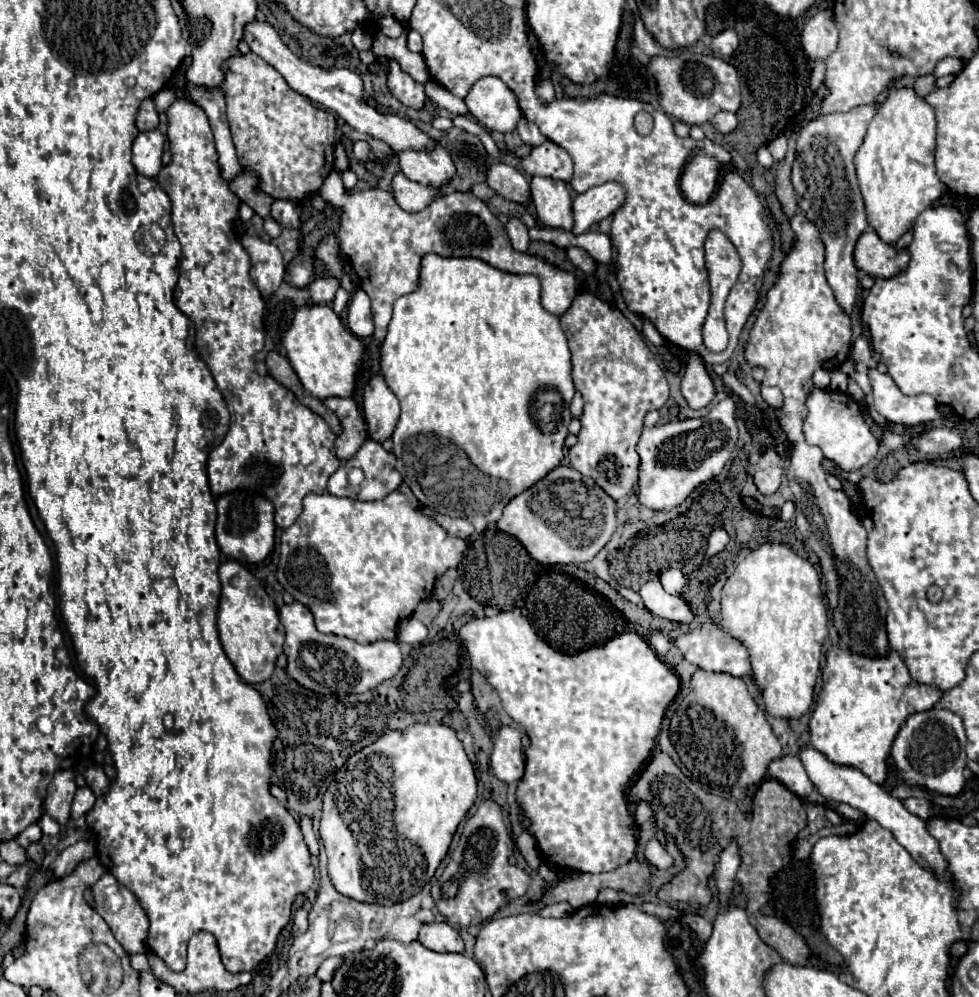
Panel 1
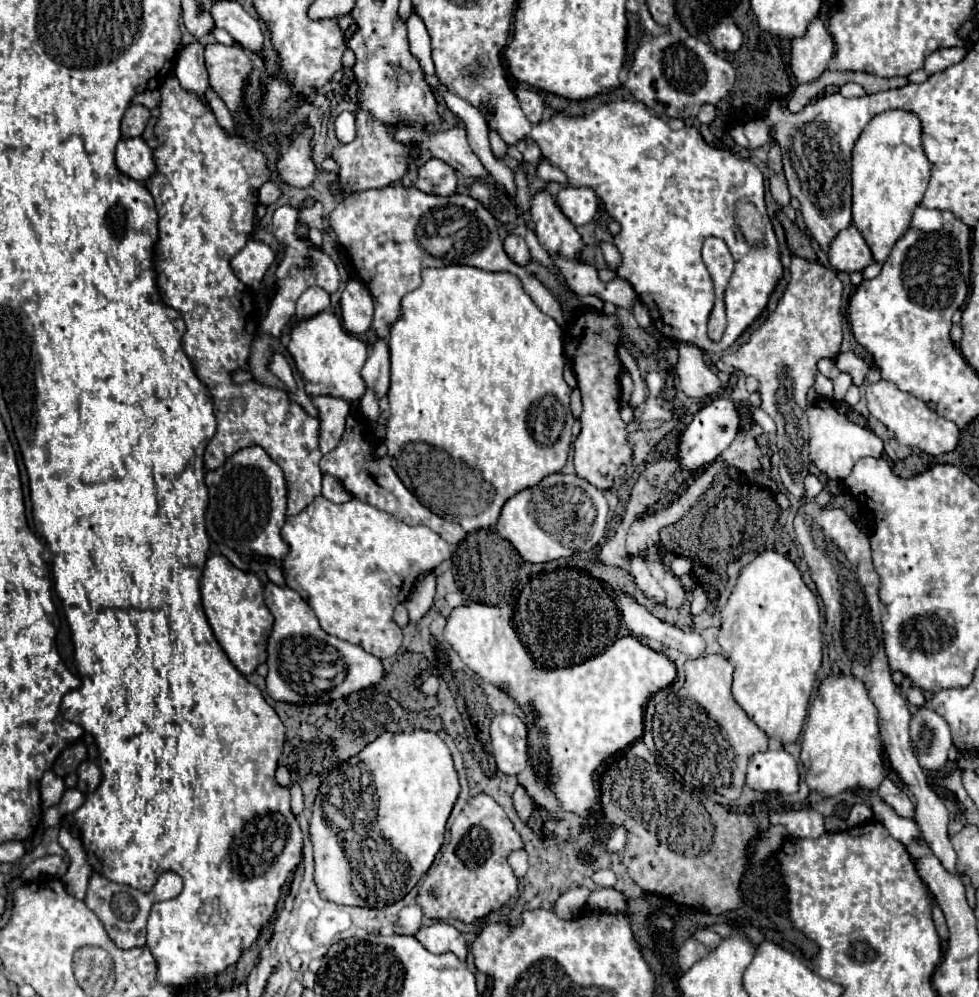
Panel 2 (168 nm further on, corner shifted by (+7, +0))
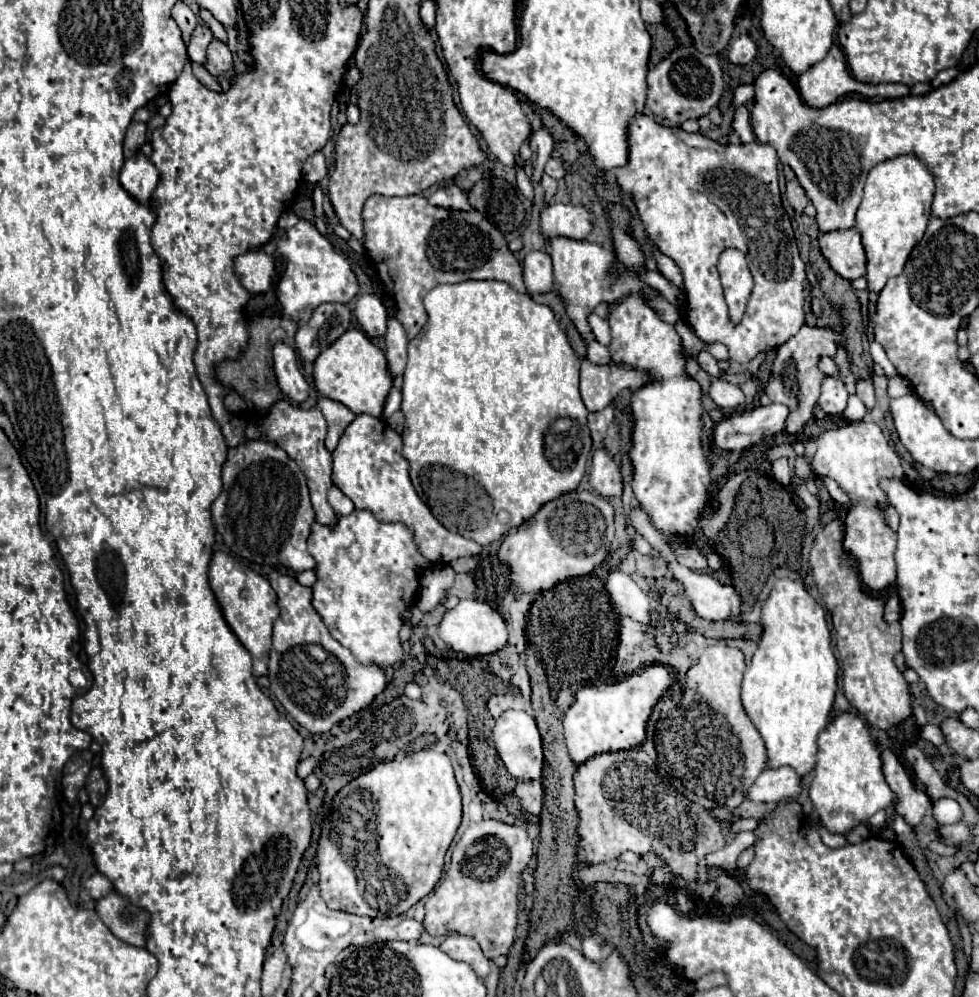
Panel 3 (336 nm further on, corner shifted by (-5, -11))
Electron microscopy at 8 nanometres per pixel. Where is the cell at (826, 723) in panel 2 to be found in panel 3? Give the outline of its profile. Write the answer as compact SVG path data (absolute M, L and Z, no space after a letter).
M837 715L833 723L829 723L827 729L819 733L817 745L817 765L813 783L809 787L809 797L819 823L829 833L845 835L893 801L893 791L883 777L881 753L875 745L875 737L859 715Z

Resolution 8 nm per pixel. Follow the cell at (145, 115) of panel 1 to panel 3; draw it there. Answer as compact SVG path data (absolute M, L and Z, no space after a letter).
M137 121L129 123L127 133L125 133L125 143L123 143L125 159L131 159L139 151L139 147L145 143L145 133L147 133L145 123L137 123Z

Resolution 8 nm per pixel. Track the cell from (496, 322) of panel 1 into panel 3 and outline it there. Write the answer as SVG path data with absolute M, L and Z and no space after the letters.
M463 281L463 283L445 283L437 285L425 295L425 309L429 321L421 333L409 341L407 349L407 369L403 383L403 403L401 411L405 413L403 437L403 457L409 461L411 481L417 495L427 503L433 517L453 533L459 533L467 539L477 541L479 545L489 545L501 539L509 529L519 527L523 521L531 519L545 503L571 493L579 487L587 457L591 455L591 435L587 429L587 409L579 395L579 359L573 353L565 333L559 329L559 323L553 317L553 311L545 305L535 303L527 293L513 291L503 281Z

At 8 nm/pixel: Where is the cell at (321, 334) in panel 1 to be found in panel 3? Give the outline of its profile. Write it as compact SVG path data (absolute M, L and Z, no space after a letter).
M349 329L347 333L343 333L329 349L325 349L317 357L313 365L313 377L319 395L343 403L355 415L367 413L379 417L393 387L393 377L389 373L385 353L377 345L373 345L369 337L359 329Z

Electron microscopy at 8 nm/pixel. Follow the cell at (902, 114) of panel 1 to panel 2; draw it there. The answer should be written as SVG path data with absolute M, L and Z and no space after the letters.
M885 110L865 126L855 142L851 166L853 224L869 244L875 262L887 260L927 190L931 164L921 148L921 130L921 120L913 112Z

